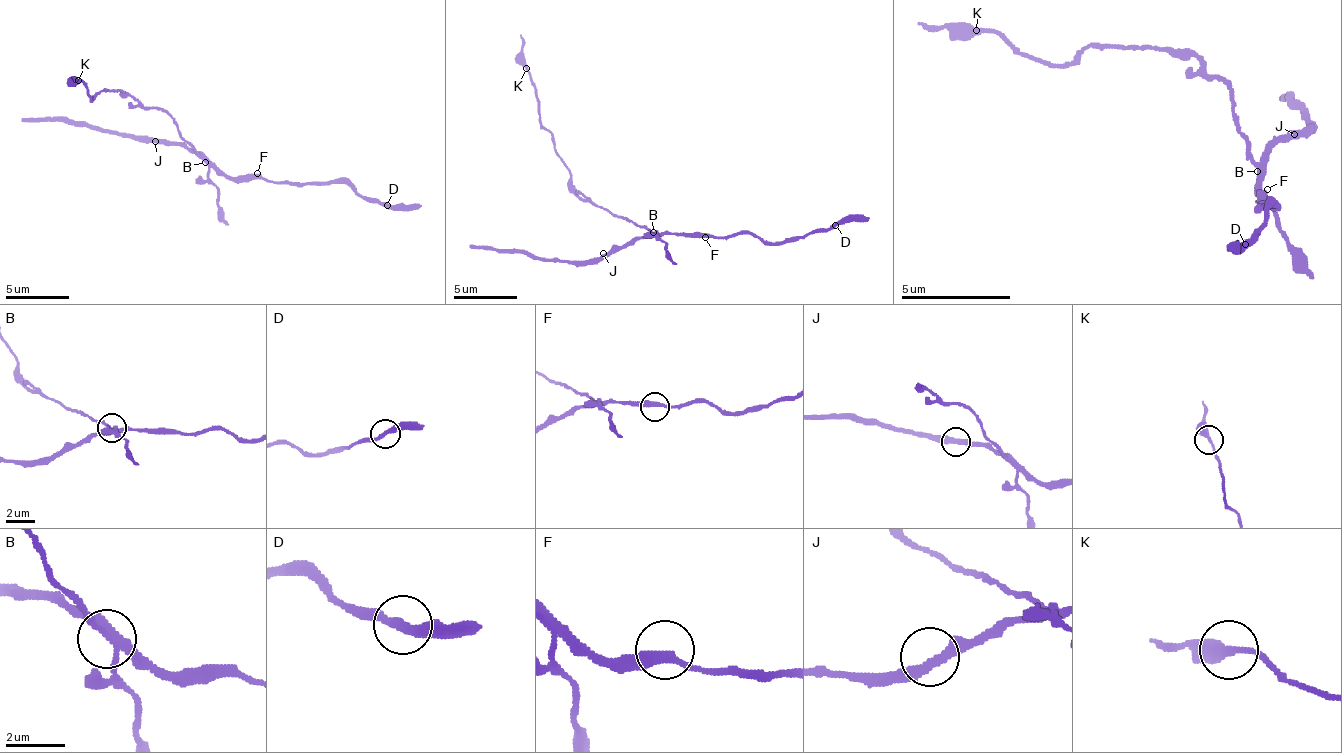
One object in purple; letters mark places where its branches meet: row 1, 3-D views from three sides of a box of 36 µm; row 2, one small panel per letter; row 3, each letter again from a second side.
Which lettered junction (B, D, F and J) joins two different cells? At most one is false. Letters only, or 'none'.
B

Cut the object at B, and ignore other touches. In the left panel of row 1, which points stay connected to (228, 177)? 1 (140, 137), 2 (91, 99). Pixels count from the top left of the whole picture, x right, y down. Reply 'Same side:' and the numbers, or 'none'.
Same side: 1

